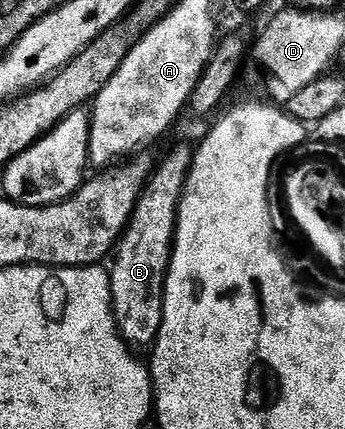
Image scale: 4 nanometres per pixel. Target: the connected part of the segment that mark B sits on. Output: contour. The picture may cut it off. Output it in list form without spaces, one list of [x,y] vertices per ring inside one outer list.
[[[177,147],[156,166],[148,184],[136,203],[133,214],[119,239],[110,266],[112,311],[117,330],[132,348],[150,348],[162,326],[162,303],[166,272],[173,254],[173,239],[177,229],[178,205],[189,178],[194,150]]]

